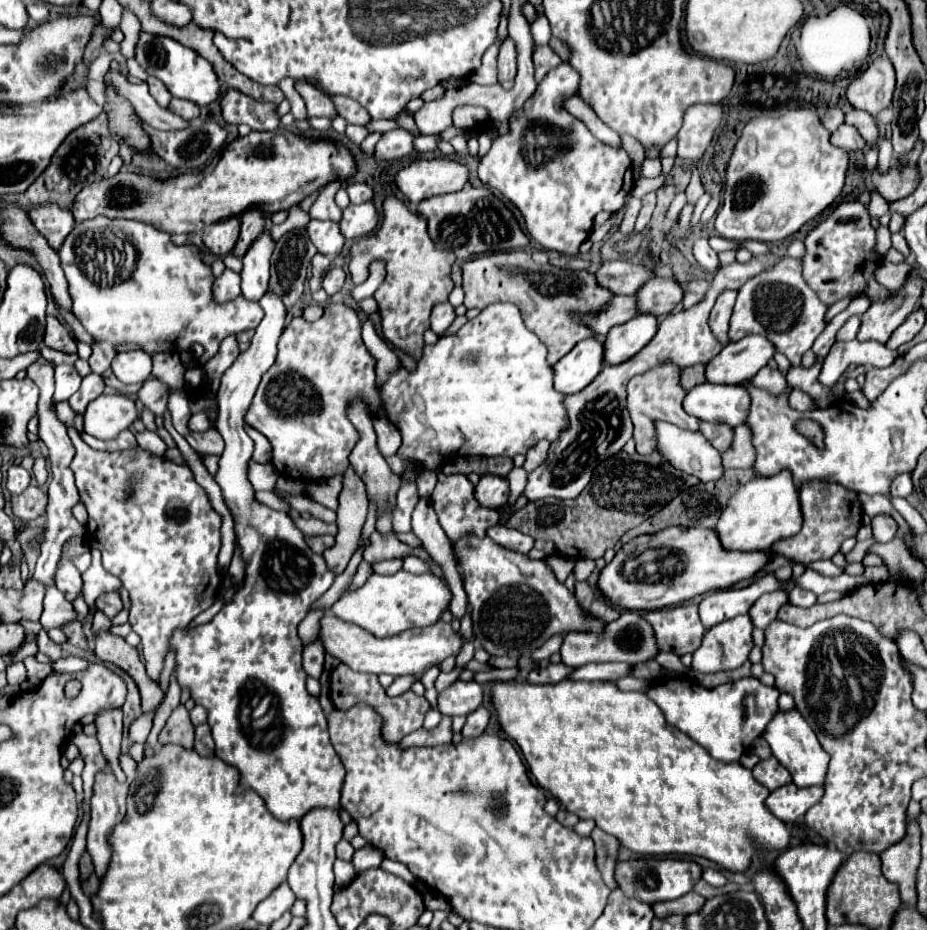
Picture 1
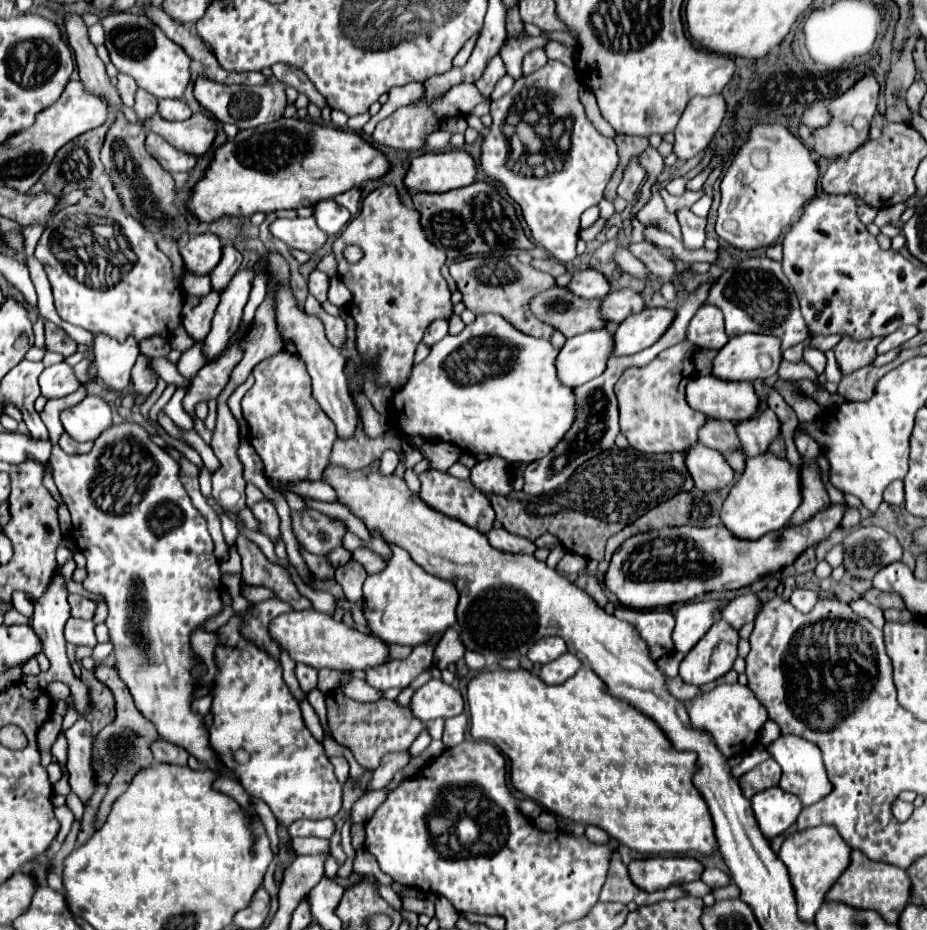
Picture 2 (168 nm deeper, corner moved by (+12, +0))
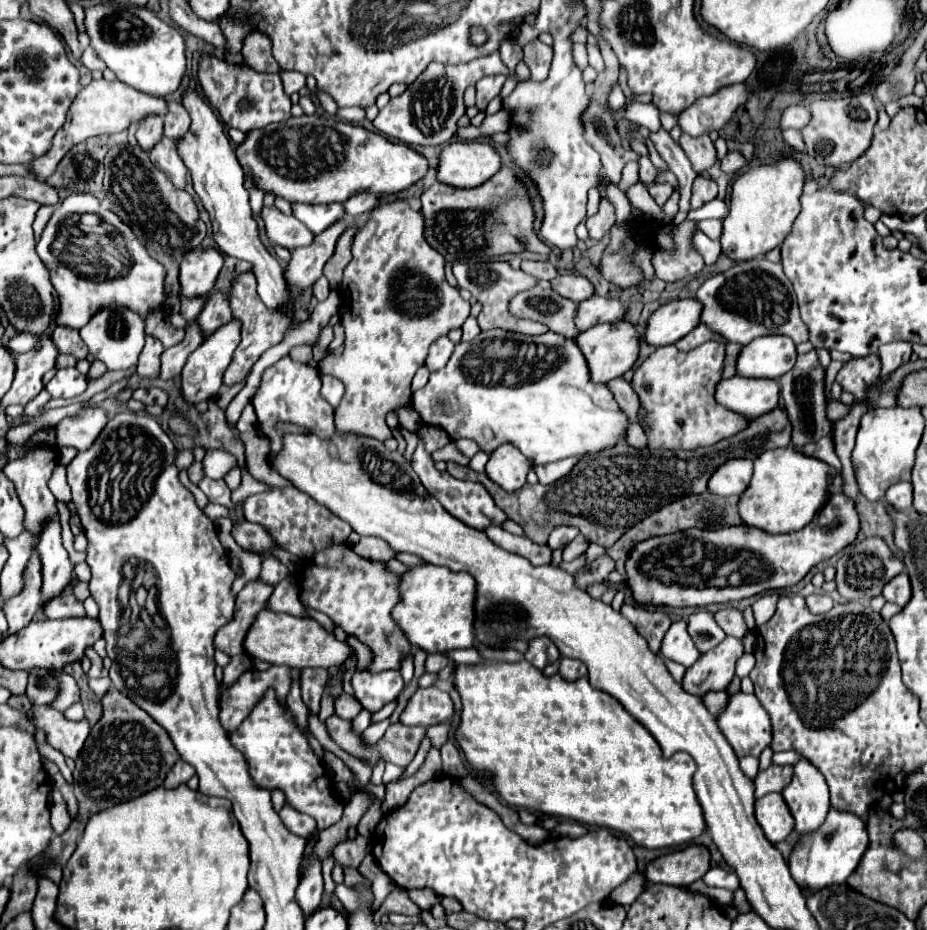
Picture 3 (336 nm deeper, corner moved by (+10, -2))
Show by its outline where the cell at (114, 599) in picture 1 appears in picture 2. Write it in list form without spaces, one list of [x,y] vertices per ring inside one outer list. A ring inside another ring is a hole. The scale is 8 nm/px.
[[[70,594],[70,596],[68,596],[68,604],[70,604],[70,616],[72,616],[72,618],[92,620],[94,610],[96,610],[96,602],[94,602],[94,600],[88,600],[88,598],[84,598],[84,596]]]

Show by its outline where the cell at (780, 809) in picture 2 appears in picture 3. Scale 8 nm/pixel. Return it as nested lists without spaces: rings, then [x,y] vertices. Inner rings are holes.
[[[778,792],[766,794],[756,800],[756,820],[772,844],[782,842],[794,830],[790,808]]]

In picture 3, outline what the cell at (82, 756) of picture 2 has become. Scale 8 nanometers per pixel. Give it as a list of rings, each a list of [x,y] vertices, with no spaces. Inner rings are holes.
[[[50,706],[32,708],[28,712],[28,718],[34,726],[38,726],[46,732],[50,746],[60,750],[66,758],[72,758],[72,760],[78,758],[78,754],[90,734],[88,720],[70,722],[62,716],[62,712],[56,712]]]

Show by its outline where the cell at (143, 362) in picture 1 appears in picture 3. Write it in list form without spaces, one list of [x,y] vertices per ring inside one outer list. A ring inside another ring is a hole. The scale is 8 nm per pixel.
[[[106,308],[106,312],[98,312],[90,324],[80,328],[80,336],[90,354],[104,362],[108,370],[130,370],[138,364],[138,356],[144,346],[144,326],[144,320],[128,308]]]

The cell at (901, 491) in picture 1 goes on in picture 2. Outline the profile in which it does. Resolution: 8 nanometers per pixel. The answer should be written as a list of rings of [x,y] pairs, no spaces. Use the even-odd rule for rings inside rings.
[[[894,480],[886,490],[884,490],[884,502],[900,506],[904,504],[904,484],[902,480]]]

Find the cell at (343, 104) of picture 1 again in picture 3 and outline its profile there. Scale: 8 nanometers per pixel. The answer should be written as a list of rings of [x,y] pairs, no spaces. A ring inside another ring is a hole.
[[[254,32],[254,36],[248,36],[244,52],[246,52],[246,62],[256,72],[270,72],[270,74],[284,72],[278,66],[278,62],[270,56],[270,40],[266,40],[266,36],[258,36],[258,32]]]

